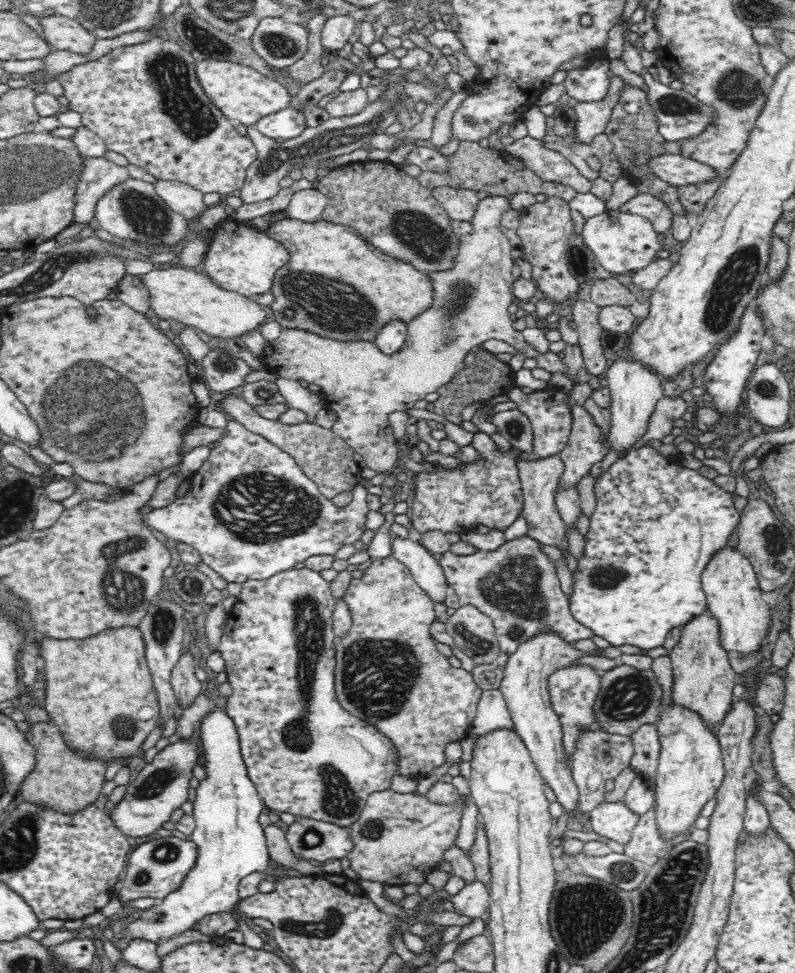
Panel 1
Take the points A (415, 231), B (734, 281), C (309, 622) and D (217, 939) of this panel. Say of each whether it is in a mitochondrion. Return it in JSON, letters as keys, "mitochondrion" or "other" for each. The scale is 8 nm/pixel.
{"A":"mitochondrion","B":"mitochondrion","C":"mitochondrion","D":"other"}

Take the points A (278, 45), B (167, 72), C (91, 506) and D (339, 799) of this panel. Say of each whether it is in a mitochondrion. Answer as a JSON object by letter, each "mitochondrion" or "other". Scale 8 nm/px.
{"A":"mitochondrion","B":"mitochondrion","C":"other","D":"mitochondrion"}

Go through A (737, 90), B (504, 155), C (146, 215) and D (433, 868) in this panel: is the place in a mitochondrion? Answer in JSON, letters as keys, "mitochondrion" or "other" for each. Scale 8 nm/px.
{"A":"mitochondrion","B":"other","C":"mitochondrion","D":"other"}

